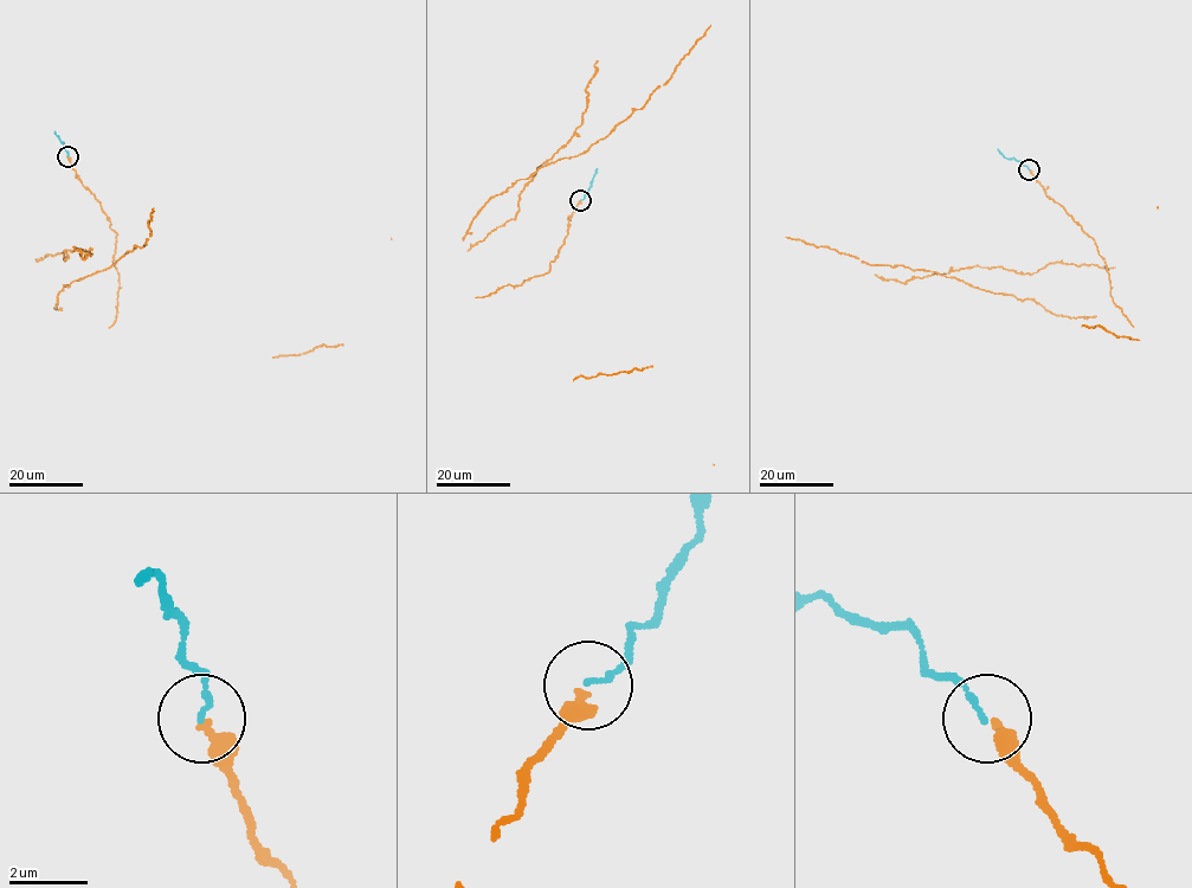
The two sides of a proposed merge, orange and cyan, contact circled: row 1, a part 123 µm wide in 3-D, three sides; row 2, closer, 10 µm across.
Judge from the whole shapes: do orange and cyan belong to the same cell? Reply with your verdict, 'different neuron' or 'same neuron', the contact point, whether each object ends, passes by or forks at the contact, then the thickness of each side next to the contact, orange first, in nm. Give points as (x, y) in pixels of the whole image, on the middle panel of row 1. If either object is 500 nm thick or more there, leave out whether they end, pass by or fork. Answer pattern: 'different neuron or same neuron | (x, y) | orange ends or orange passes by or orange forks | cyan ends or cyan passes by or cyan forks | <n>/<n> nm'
same neuron | (580, 200) | orange ends | cyan ends | 320/130 nm

